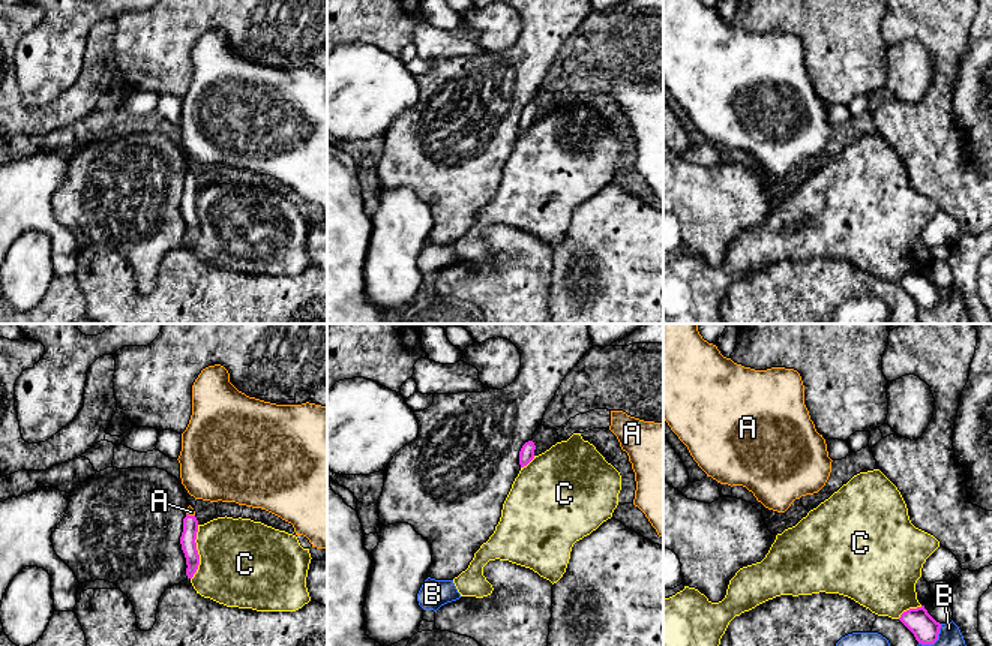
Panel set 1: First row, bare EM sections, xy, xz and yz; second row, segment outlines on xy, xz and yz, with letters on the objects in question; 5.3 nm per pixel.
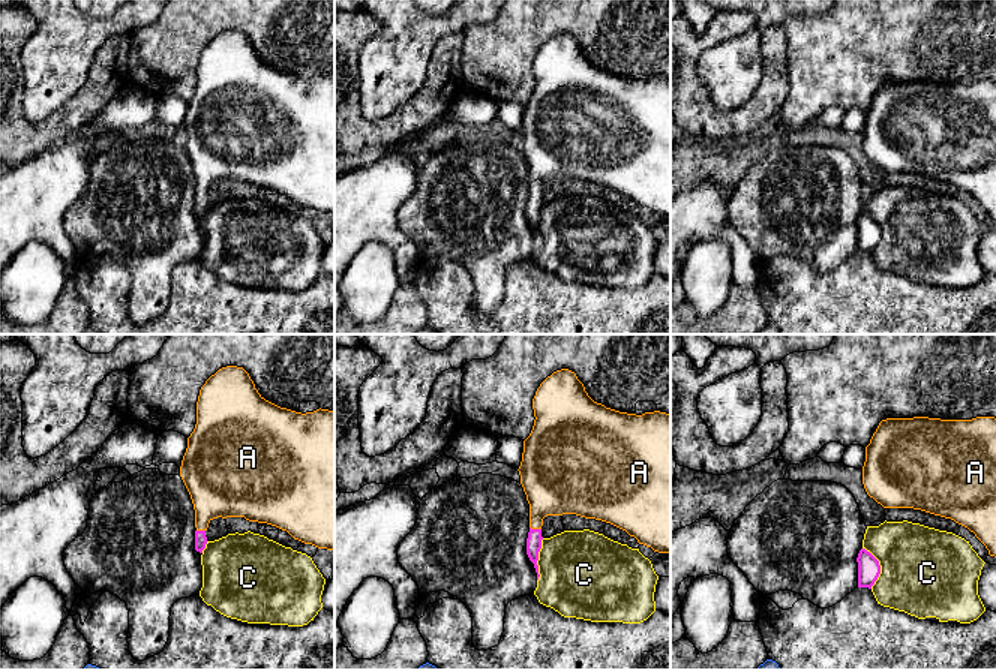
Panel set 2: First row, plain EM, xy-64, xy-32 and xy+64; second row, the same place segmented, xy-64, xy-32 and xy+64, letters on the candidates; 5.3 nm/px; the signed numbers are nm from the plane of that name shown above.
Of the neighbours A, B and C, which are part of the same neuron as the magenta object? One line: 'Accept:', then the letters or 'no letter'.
Accept: A

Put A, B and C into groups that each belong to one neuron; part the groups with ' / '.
A / B / C

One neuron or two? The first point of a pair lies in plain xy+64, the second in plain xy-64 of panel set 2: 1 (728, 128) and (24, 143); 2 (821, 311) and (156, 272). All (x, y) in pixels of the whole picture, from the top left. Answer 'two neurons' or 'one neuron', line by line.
1: one neuron
2: two neurons

